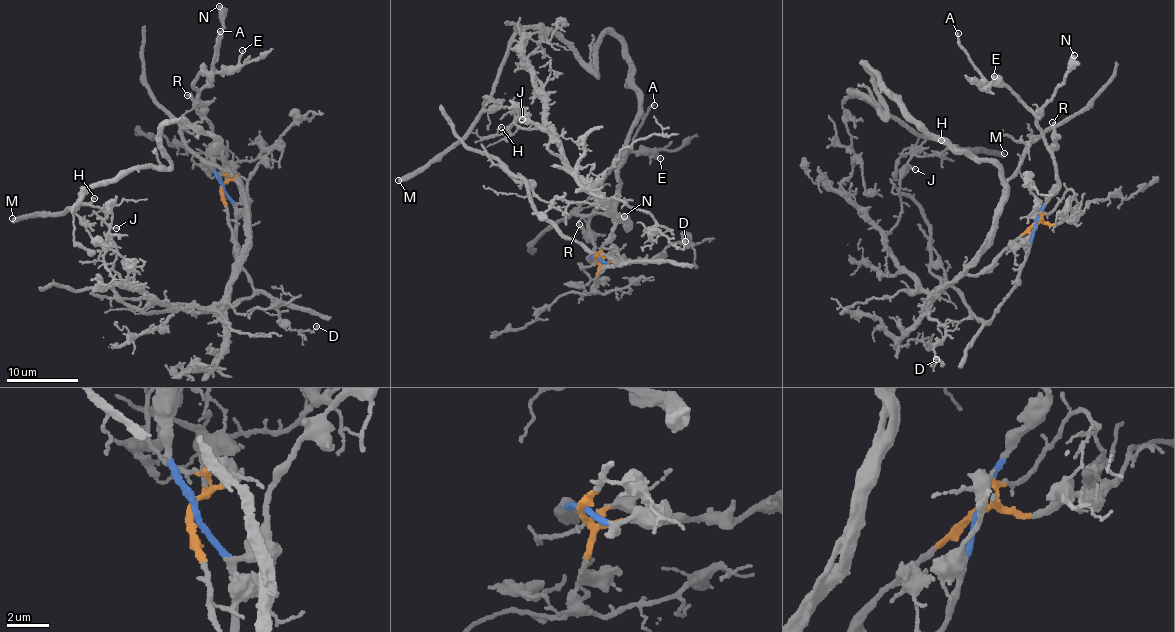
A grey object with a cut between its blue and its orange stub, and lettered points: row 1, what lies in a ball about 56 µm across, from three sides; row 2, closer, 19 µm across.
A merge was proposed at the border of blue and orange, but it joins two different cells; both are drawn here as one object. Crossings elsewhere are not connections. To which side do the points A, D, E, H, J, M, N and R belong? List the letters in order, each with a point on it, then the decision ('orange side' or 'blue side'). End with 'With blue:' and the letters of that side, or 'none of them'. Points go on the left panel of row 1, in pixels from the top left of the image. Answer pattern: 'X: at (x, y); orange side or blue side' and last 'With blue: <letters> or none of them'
A: at (220, 31); blue side
D: at (316, 326); orange side
E: at (242, 50); blue side
H: at (94, 198); orange side
J: at (116, 228); orange side
M: at (12, 218); orange side
N: at (219, 6); blue side
R: at (187, 95); blue side
With blue: A, E, N, R

